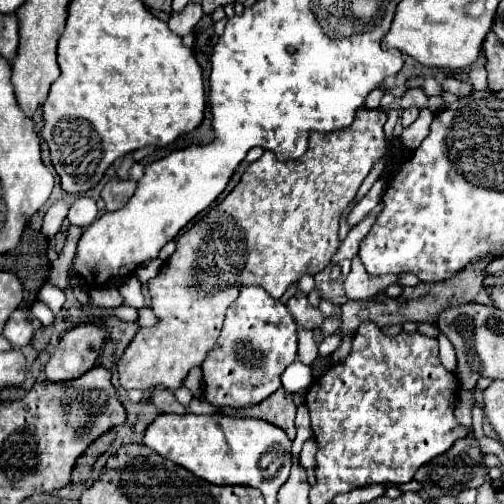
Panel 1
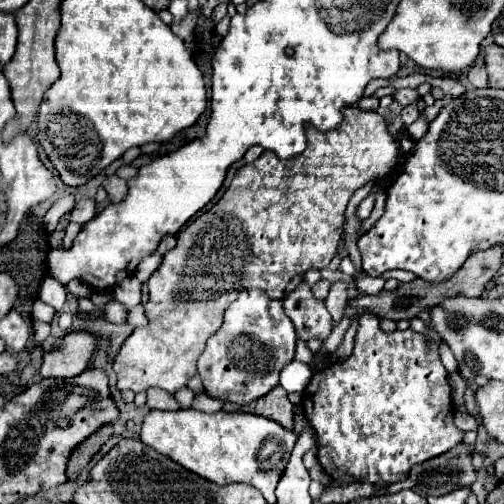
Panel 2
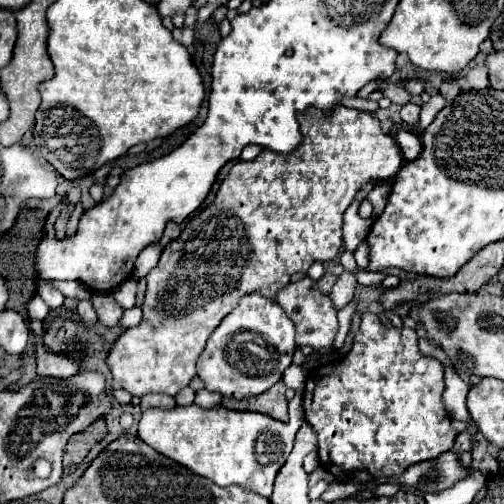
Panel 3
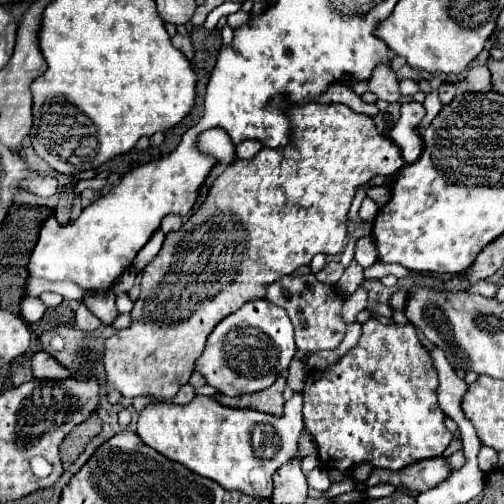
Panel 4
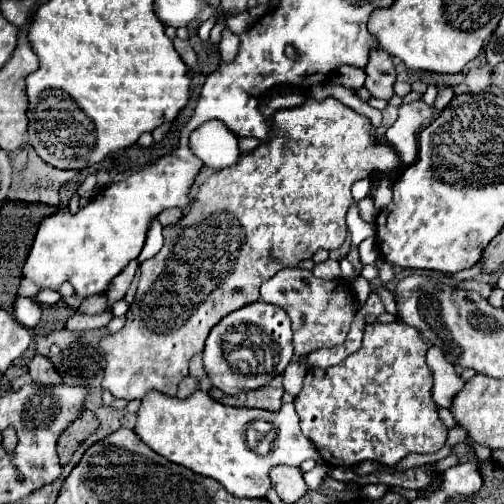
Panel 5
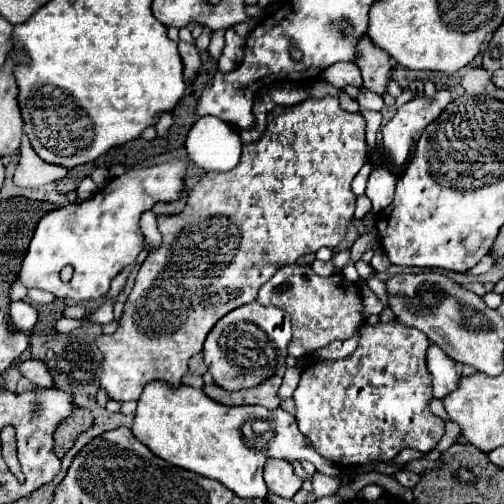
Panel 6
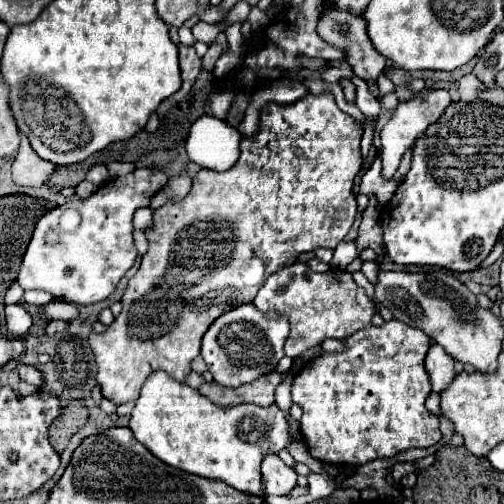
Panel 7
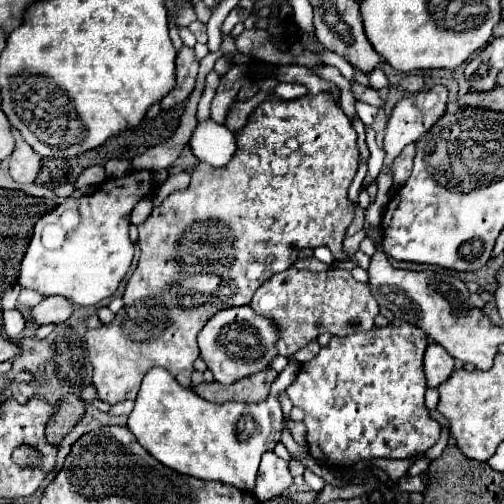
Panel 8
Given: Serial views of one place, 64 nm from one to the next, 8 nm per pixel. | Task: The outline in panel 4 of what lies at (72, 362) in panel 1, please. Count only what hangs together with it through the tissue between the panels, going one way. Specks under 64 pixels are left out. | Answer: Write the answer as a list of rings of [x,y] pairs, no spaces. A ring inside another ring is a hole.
[[[36,352],[32,358],[32,374],[38,380],[64,380],[70,376],[70,372],[60,366],[50,354]]]

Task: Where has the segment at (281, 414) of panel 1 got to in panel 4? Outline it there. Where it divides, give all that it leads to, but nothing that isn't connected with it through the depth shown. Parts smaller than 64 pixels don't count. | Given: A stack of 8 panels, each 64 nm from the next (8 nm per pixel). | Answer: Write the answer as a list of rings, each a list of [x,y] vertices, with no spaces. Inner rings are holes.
[[[278,376],[276,382],[266,388],[264,392],[256,392],[256,394],[244,394],[244,396],[236,396],[236,398],[228,398],[224,394],[216,394],[214,398],[230,408],[254,408],[260,412],[270,412],[270,414],[282,414],[284,408],[284,398],[282,392],[286,388],[286,376]]]

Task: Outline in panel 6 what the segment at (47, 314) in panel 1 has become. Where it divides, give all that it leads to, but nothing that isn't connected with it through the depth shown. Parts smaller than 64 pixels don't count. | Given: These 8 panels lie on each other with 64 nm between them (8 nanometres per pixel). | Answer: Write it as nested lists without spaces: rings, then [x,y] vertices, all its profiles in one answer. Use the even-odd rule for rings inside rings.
[[[12,302],[8,316],[10,316],[12,328],[20,330],[20,332],[30,332],[36,324],[36,318],[38,318],[36,308],[30,306],[28,302]]]

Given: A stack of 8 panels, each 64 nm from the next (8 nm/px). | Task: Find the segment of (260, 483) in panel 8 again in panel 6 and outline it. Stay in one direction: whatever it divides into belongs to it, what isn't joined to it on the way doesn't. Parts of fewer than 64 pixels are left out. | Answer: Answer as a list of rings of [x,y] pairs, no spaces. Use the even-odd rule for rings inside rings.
[[[268,460],[264,466],[264,480],[266,480],[268,492],[288,500],[302,486],[302,480],[294,474],[292,466],[286,460]]]

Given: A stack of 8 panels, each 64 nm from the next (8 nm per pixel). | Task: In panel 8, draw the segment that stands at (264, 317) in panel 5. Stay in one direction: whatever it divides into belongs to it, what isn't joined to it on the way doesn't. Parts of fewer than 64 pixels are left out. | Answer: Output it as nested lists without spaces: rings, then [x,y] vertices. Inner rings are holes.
[[[250,306],[224,308],[216,312],[198,332],[200,356],[212,370],[214,380],[220,384],[232,384],[244,376],[256,374],[270,366],[276,356],[276,328],[270,320],[256,316]]]

